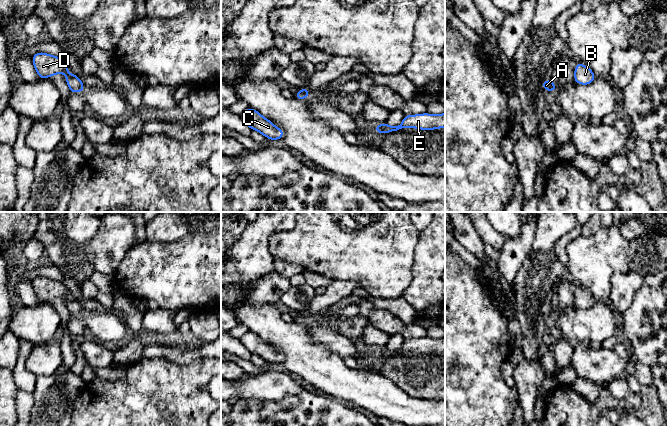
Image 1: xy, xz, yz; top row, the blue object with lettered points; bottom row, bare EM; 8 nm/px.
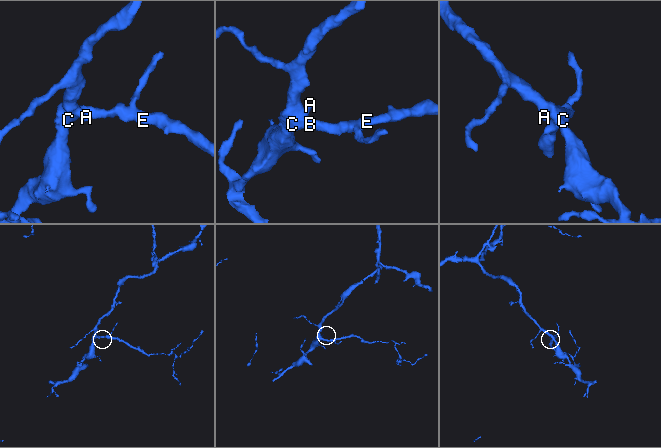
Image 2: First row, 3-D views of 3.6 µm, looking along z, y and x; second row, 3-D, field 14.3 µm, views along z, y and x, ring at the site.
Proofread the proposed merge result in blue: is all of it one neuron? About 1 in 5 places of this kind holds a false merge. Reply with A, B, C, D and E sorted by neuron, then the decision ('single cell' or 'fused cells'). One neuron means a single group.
A B C D E | single cell

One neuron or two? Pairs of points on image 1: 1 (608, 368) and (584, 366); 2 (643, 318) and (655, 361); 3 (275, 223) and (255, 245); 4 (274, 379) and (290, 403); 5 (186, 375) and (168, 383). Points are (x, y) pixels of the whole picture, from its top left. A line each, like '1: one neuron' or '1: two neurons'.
1: one neuron
2: one neuron
3: one neuron
4: two neurons
5: one neuron

